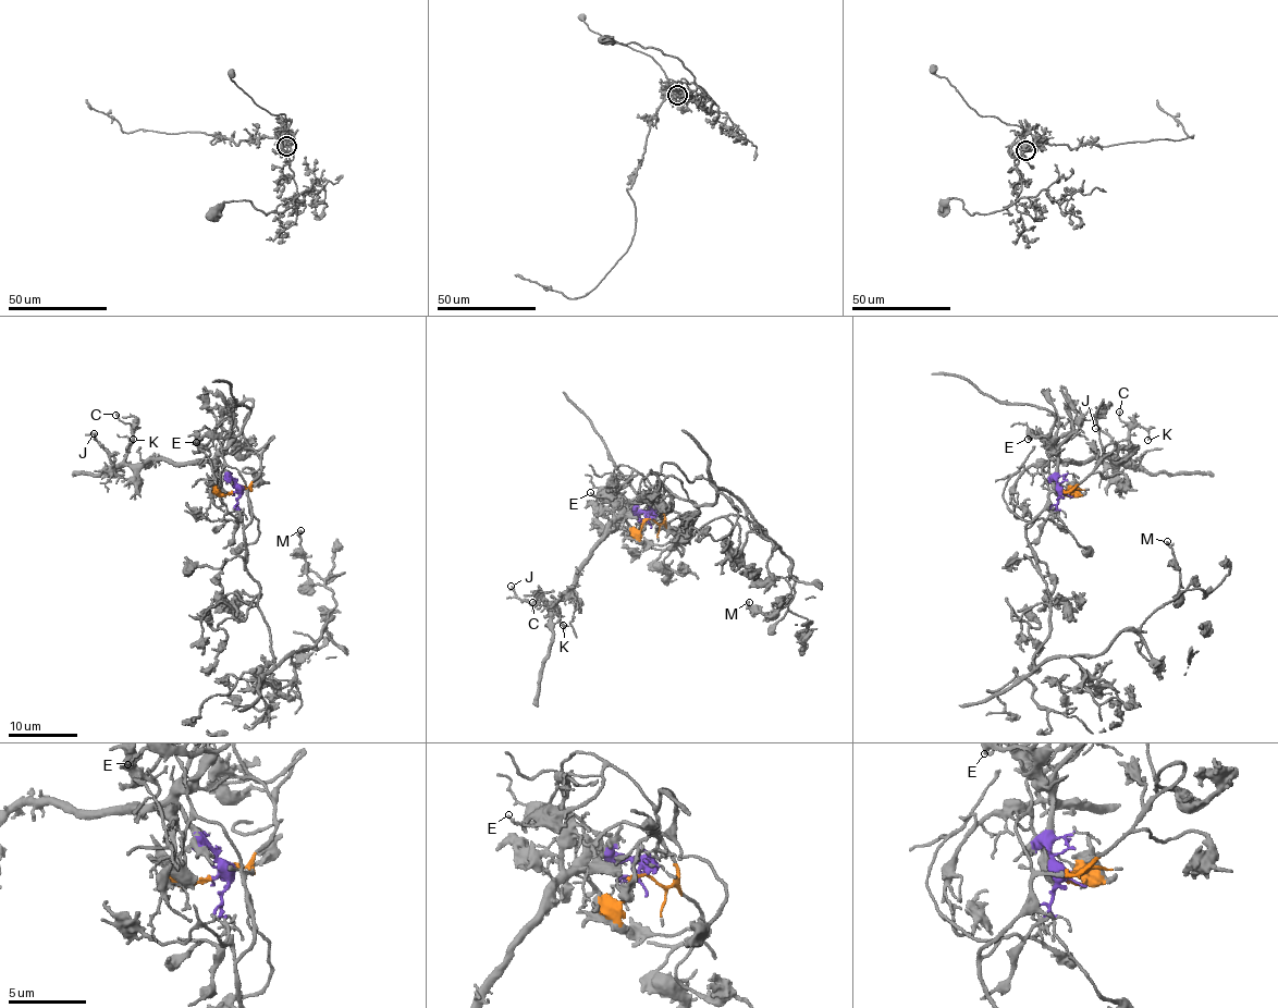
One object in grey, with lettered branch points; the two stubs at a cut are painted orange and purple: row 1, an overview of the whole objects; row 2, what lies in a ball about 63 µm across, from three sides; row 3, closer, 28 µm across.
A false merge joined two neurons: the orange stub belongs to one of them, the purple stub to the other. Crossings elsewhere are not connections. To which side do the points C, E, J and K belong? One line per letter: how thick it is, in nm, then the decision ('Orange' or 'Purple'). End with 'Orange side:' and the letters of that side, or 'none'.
C: Thickness 120 nm. Purple
E: Thickness 150 nm. Purple
J: Thickness 200 nm. Purple
K: Thickness 140 nm. Purple
Orange side: none

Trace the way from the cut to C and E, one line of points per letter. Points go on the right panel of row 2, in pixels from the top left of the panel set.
C: (1065, 492), (1059, 487), (1057, 461), (1104, 458), (1119, 462), (1130, 449), (1129, 426), (1119, 418), (1119, 412)
E: (1065, 492), (1059, 487), (1056, 455), (1047, 437), (1027, 439)

